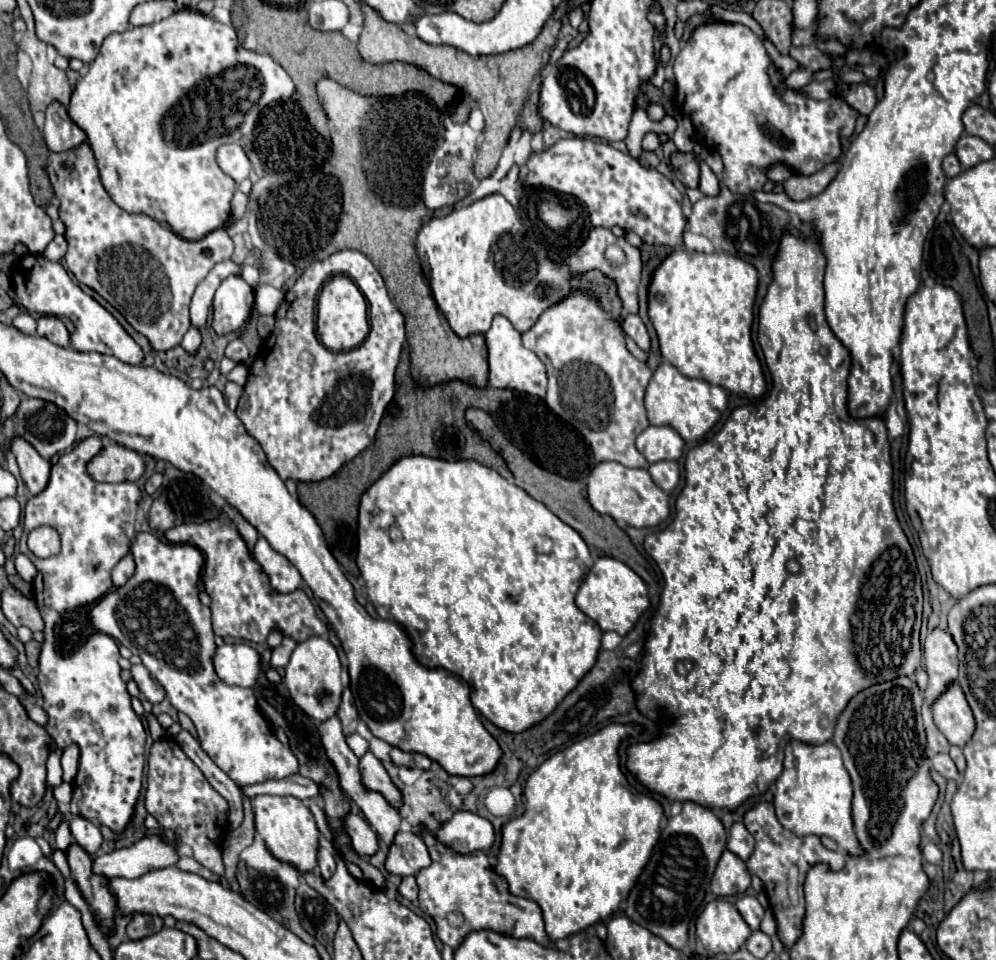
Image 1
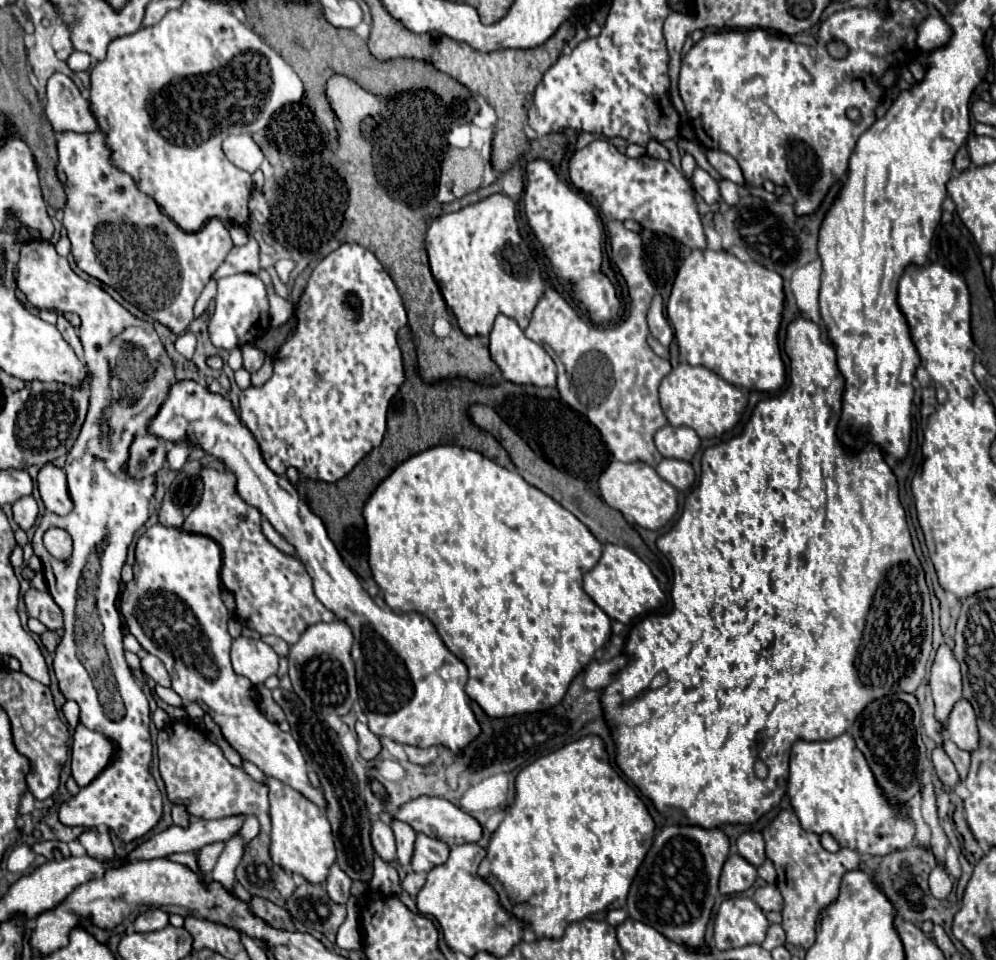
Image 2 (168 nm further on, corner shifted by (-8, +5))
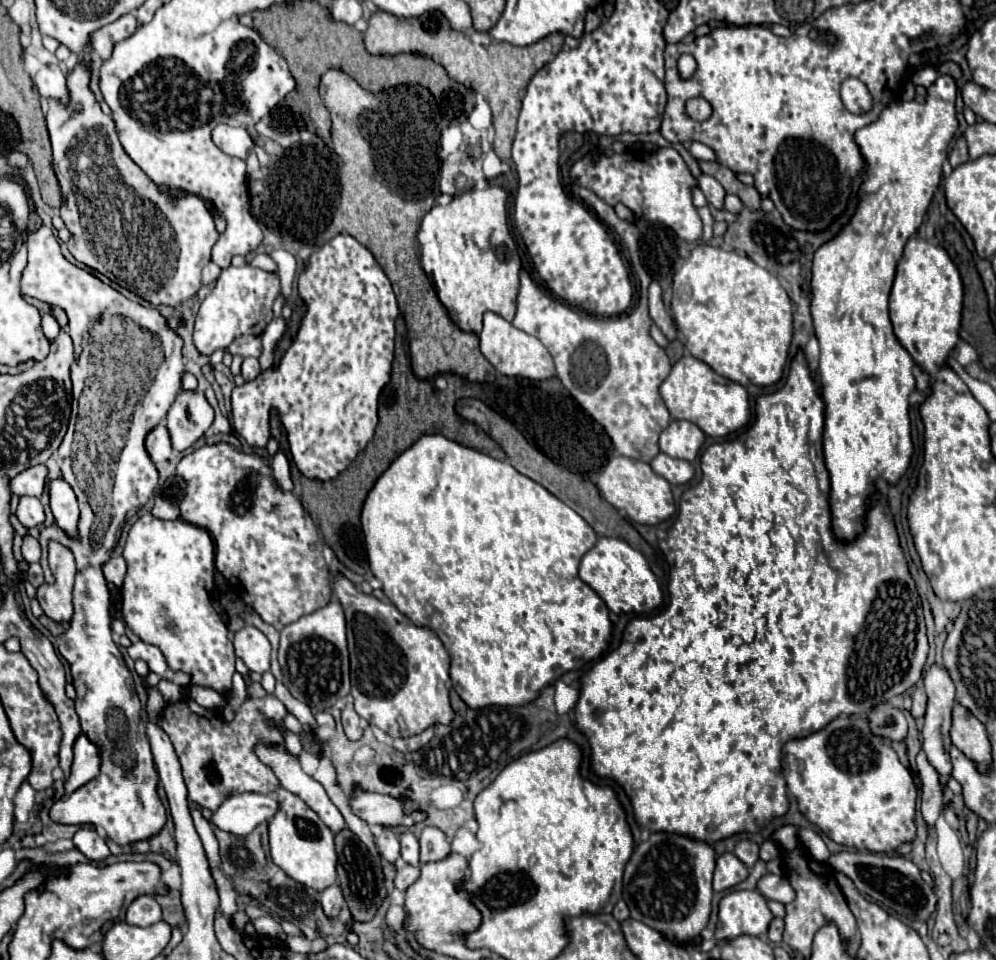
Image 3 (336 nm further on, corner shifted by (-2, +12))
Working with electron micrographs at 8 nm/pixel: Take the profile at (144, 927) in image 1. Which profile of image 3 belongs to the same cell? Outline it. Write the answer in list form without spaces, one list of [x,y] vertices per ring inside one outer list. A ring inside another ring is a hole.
[[[138,896],[126,910],[126,922],[134,926],[150,926],[162,920],[160,904],[152,896]]]

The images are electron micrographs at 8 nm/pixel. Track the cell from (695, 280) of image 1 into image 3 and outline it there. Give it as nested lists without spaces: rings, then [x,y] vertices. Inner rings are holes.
[[[698,244],[690,252],[688,260],[680,266],[680,270],[676,270],[672,284],[672,312],[678,330],[686,340],[688,352],[694,358],[706,362],[716,374],[730,378],[742,386],[776,384],[782,378],[788,360],[788,346],[792,342],[792,302],[774,274],[754,264],[743,252],[729,251],[734,248],[728,248],[728,244],[726,245],[725,250],[725,247]]]

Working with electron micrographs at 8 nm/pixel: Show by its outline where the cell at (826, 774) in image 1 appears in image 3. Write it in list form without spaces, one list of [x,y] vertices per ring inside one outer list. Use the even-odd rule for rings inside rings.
[[[840,714],[820,732],[786,742],[782,748],[782,770],[788,790],[798,800],[800,812],[836,844],[842,844],[850,850],[890,854],[902,842],[916,838],[914,780],[910,772],[900,764],[894,748],[888,746],[882,736],[874,736],[870,732],[870,724],[866,724],[866,718],[850,718],[846,714]]]

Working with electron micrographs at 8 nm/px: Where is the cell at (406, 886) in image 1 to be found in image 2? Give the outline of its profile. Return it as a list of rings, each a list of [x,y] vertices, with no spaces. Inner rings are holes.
[[[408,871],[408,875],[402,881],[402,887],[404,887],[404,891],[408,891],[410,897],[416,897],[420,893],[420,889],[424,887],[424,883],[426,883],[426,875],[424,873]]]

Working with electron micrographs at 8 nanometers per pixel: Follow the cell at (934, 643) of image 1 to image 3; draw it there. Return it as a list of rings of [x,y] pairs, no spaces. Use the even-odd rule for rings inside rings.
[[[930,666],[924,674],[924,688],[926,688],[926,694],[928,694],[928,708],[926,708],[926,724],[922,728],[922,750],[926,752],[928,756],[928,762],[936,768],[938,776],[940,776],[940,784],[946,792],[946,782],[950,778],[950,756],[948,756],[948,750],[950,750],[950,726],[952,726],[952,706],[954,706],[954,684],[946,672],[946,668],[942,666]]]

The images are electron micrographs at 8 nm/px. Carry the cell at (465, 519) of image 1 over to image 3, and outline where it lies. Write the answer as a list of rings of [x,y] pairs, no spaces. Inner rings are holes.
[[[440,434],[418,438],[408,450],[404,450],[388,470],[376,480],[374,488],[368,492],[362,510],[362,532],[366,540],[366,552],[372,574],[384,584],[384,594],[394,602],[394,606],[408,616],[416,626],[430,628],[450,654],[450,680],[458,696],[470,708],[484,706],[522,706],[532,702],[542,688],[558,680],[562,674],[584,666],[590,660],[602,656],[612,638],[612,622],[608,616],[606,602],[578,576],[578,564],[582,556],[596,544],[598,536],[588,526],[588,522],[576,514],[568,504],[550,494],[544,486],[520,474],[512,464],[496,460],[474,448],[466,448],[454,440]]]

